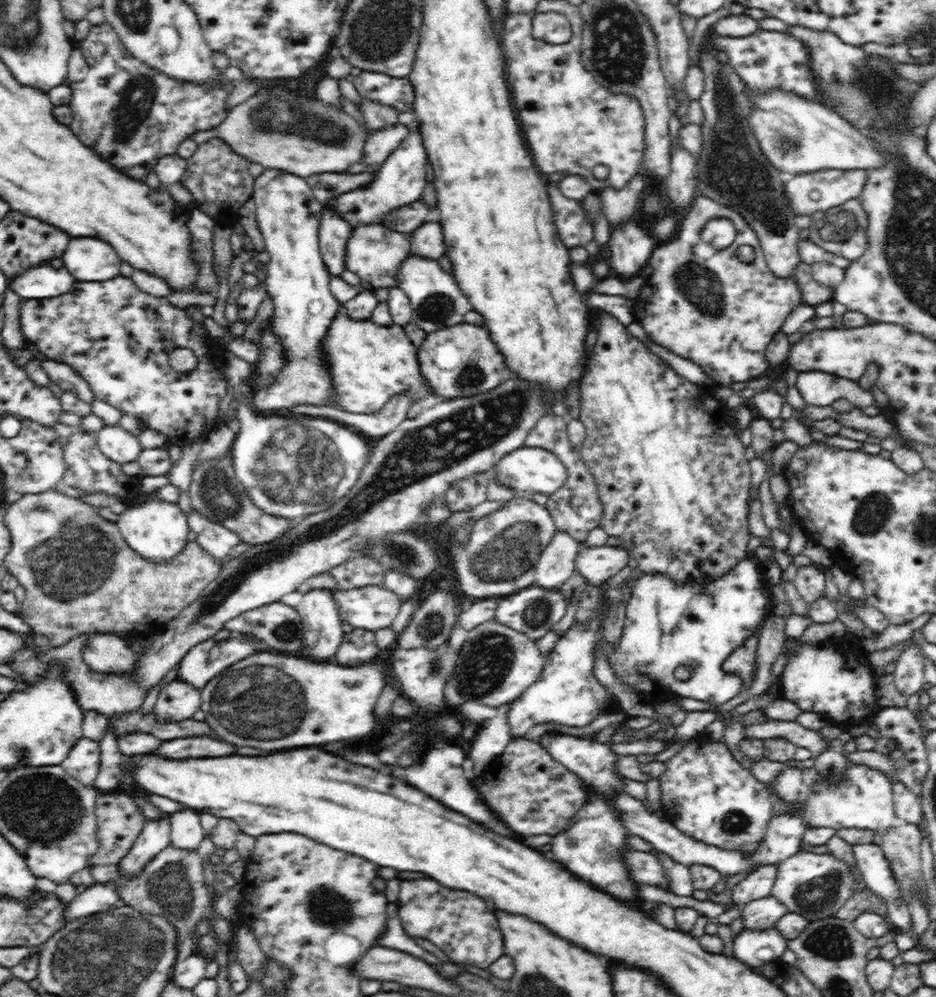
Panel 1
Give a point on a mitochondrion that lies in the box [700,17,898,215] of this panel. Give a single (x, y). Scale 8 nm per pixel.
(788, 143)

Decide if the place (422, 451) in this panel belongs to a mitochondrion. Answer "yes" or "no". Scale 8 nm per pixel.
yes

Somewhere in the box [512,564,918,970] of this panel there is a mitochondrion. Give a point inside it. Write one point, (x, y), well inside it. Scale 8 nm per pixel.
(816, 896)

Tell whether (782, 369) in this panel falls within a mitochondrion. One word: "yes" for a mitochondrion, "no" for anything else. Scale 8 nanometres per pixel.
no

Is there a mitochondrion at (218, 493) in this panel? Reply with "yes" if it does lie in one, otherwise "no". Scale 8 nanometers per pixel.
yes

